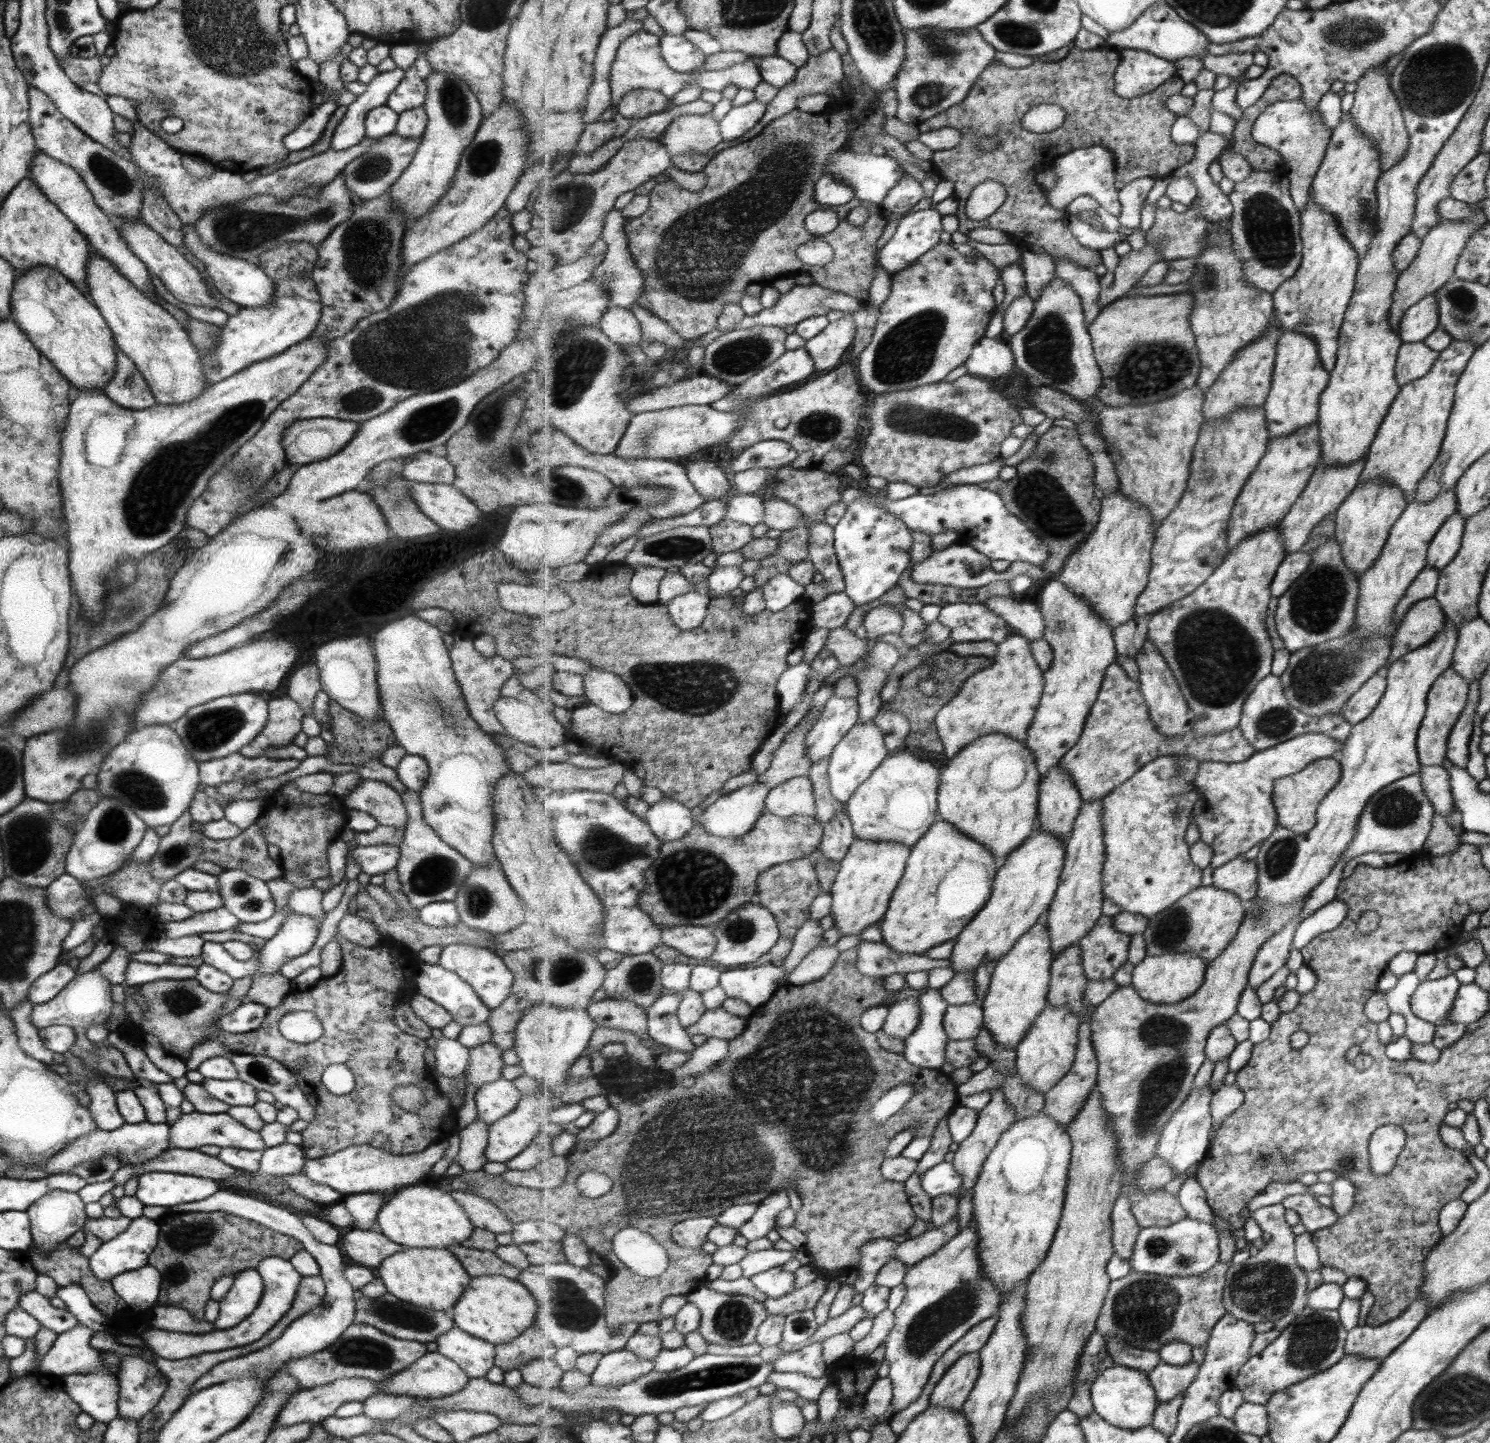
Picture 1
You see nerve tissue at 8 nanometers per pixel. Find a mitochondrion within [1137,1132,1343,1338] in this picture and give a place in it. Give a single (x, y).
(1266, 1287)

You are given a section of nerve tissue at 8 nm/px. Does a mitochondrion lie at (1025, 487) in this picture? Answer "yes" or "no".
yes

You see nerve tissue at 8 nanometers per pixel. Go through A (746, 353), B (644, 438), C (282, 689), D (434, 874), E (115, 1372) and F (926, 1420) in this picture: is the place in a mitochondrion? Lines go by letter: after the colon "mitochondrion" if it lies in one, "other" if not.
A: mitochondrion
B: mitochondrion
C: other
D: mitochondrion
E: other
F: other

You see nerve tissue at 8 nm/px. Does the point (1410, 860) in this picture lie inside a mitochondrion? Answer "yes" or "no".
no

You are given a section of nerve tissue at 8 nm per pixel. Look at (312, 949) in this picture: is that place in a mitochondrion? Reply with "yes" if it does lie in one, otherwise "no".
no

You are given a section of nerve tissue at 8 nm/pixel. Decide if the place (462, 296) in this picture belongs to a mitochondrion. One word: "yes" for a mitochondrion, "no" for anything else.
yes

